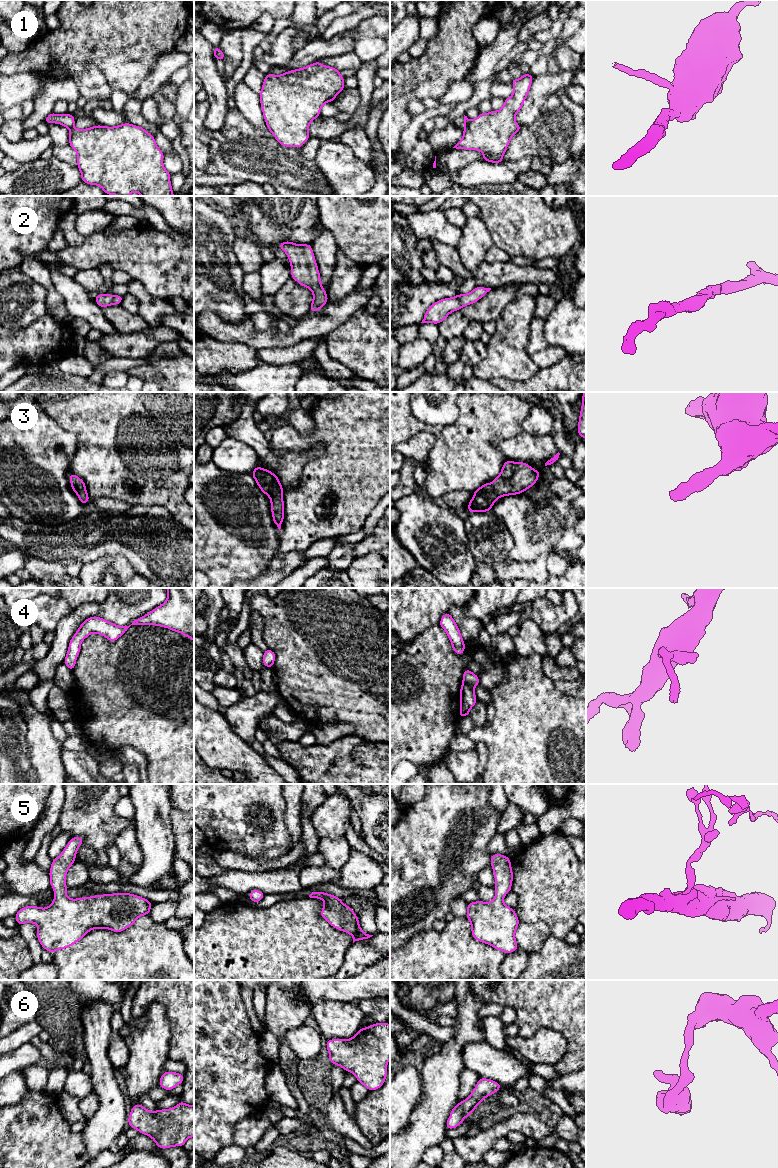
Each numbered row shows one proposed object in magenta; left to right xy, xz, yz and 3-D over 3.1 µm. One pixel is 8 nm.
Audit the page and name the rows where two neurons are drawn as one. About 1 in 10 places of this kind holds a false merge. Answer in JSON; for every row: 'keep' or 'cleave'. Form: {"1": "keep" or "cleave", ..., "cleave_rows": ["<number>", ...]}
{"1": "cleave", "2": "keep", "3": "keep", "4": "keep", "5": "keep", "6": "keep", "cleave_rows": ["1"]}

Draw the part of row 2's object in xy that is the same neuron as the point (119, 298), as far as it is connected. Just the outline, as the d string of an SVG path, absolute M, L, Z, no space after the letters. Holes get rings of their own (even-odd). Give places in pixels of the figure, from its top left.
M98 294L95 296L95 301L101 308L121 304L122 300L123 296L121 295Z

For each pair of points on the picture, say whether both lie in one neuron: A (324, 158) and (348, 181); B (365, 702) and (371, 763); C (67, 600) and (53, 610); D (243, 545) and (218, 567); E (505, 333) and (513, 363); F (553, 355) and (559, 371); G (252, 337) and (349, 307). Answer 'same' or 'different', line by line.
A: same
B: different
C: same
D: same
E: same
F: different
G: same

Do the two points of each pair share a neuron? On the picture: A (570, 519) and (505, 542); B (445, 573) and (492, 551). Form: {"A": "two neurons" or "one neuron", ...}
{"A": "two neurons", "B": "two neurons"}

